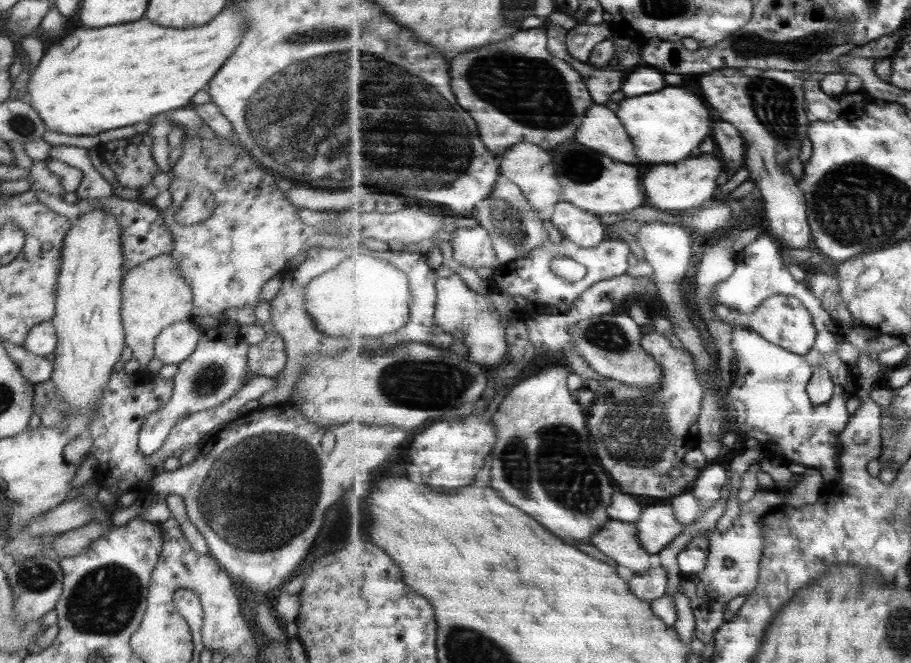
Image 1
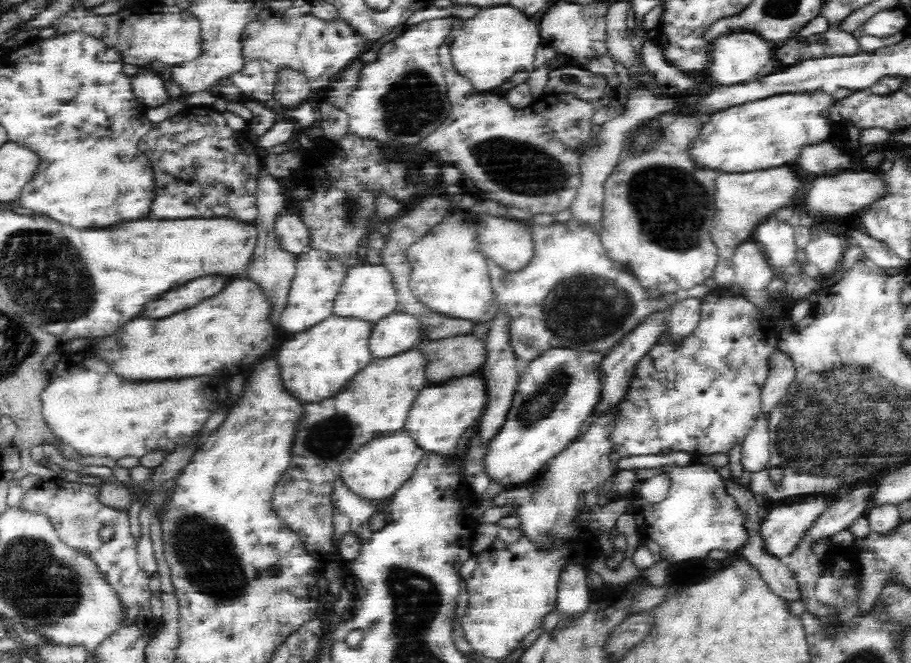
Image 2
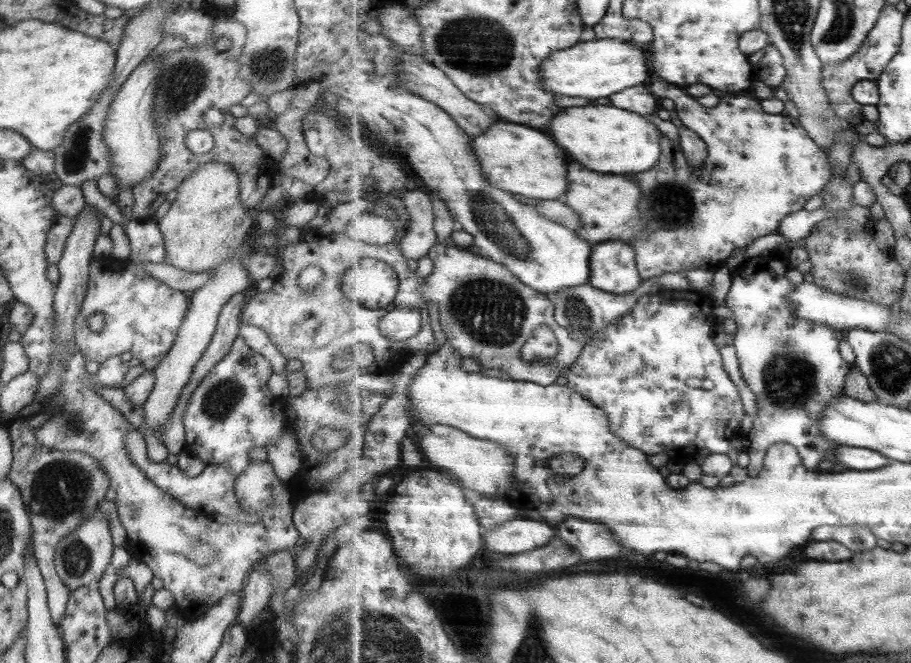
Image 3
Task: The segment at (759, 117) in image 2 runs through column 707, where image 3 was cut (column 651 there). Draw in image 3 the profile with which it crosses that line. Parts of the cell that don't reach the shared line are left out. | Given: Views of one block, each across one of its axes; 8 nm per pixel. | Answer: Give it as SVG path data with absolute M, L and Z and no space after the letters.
M615 106L567 108L551 122L551 134L575 160L595 172L637 174L657 166L662 158L662 136L645 116Z

